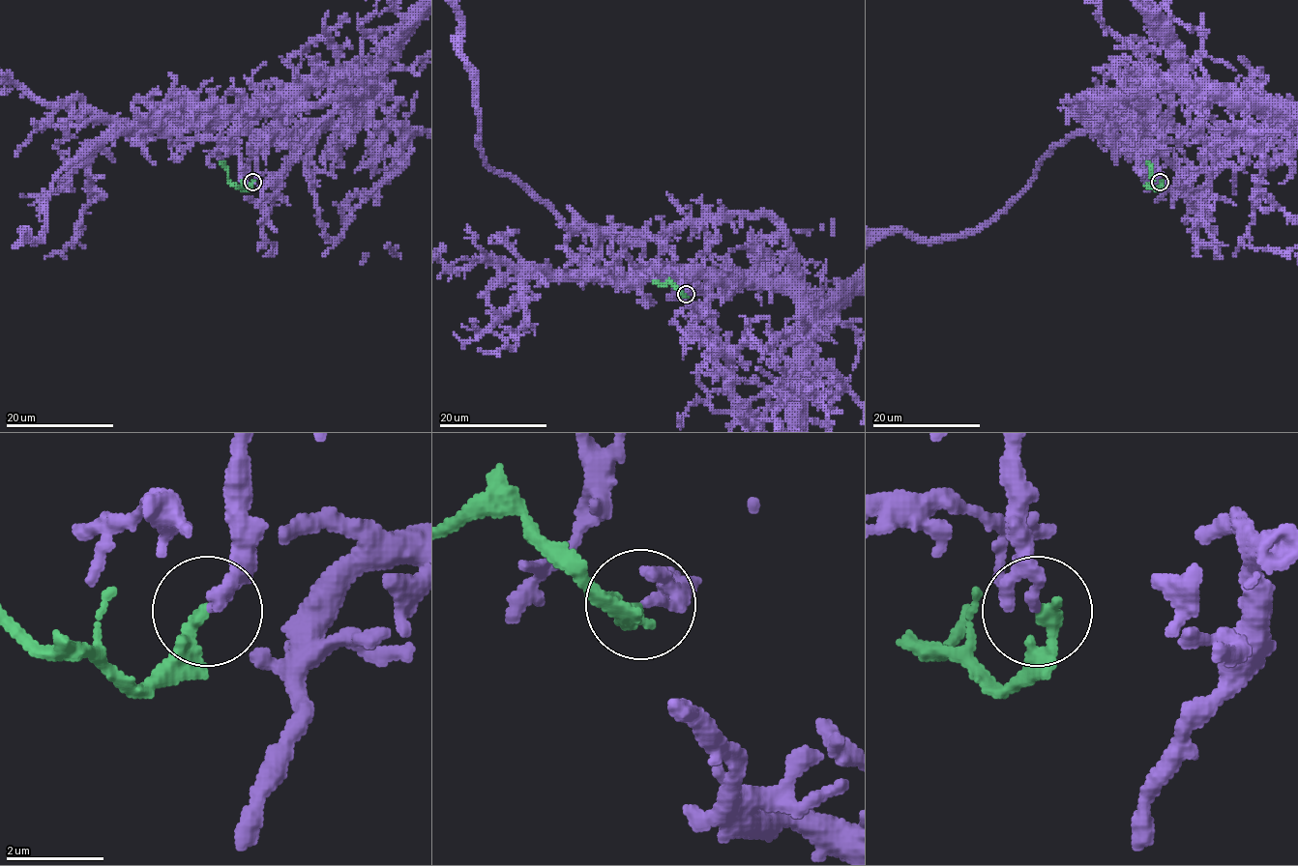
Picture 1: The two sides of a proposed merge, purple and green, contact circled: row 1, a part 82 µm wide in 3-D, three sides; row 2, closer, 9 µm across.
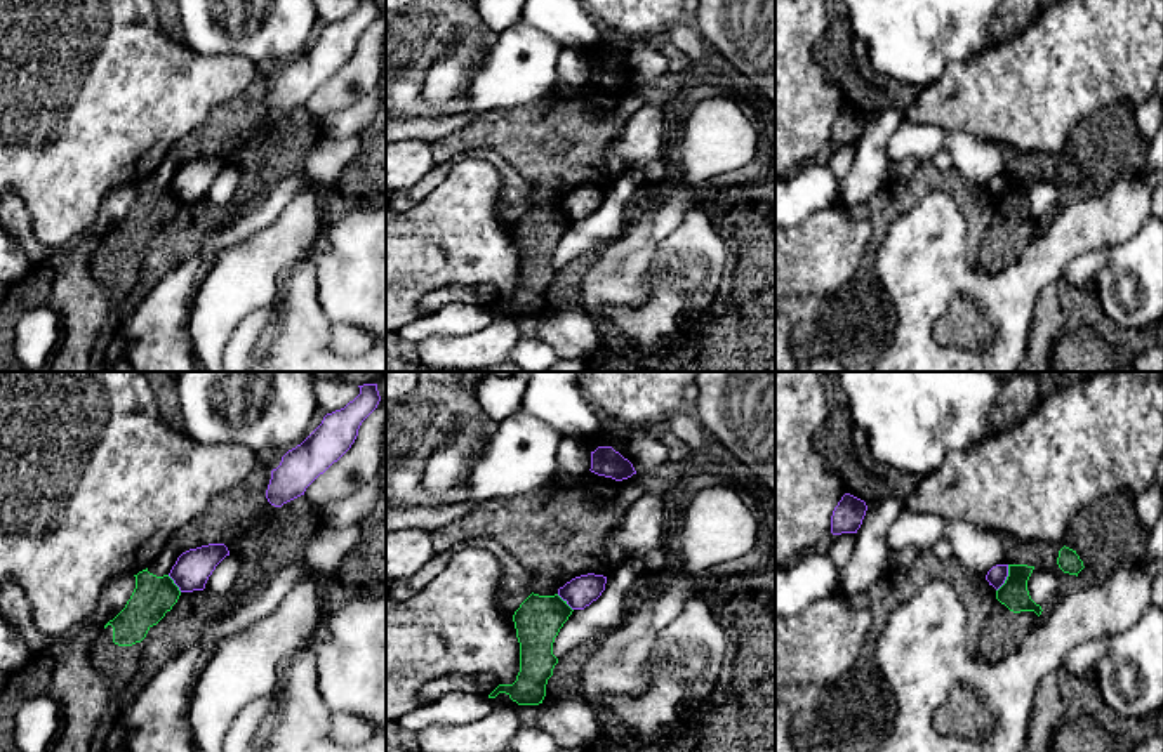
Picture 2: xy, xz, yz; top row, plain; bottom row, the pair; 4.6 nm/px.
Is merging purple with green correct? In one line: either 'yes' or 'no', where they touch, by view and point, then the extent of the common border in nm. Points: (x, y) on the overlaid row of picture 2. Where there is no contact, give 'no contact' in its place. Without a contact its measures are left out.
no | yz (1005, 579) | 140 nm

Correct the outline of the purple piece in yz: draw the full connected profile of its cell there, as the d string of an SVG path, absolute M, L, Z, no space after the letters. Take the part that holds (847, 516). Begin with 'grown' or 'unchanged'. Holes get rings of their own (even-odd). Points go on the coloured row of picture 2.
unchanged | M845 493L831 516L831 533L857 533L866 516L867 505L864 500Z

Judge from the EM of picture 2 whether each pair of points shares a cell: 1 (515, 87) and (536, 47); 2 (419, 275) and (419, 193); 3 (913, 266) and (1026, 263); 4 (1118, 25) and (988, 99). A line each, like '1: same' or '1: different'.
1: same
2: different
3: same
4: same

